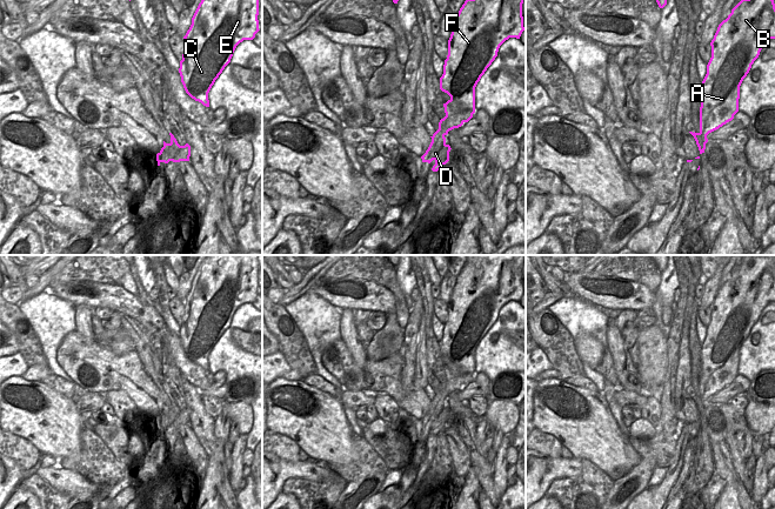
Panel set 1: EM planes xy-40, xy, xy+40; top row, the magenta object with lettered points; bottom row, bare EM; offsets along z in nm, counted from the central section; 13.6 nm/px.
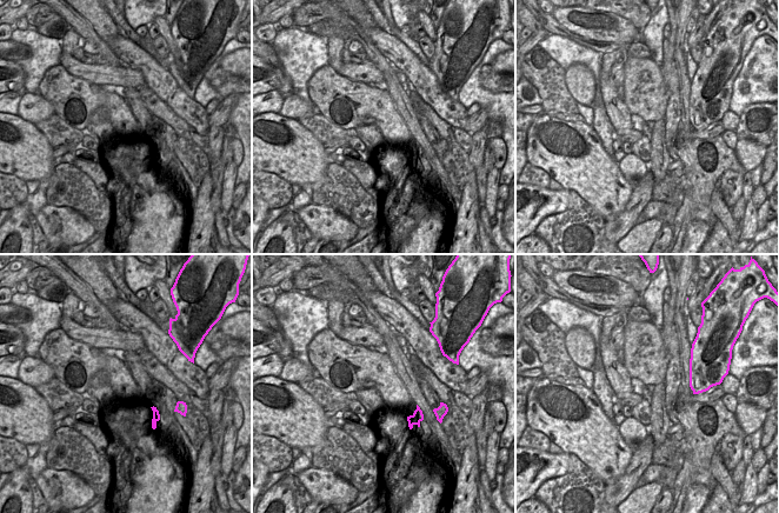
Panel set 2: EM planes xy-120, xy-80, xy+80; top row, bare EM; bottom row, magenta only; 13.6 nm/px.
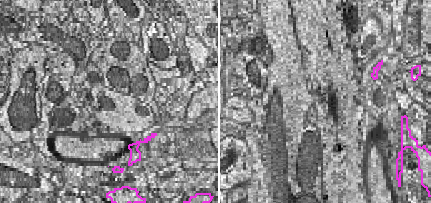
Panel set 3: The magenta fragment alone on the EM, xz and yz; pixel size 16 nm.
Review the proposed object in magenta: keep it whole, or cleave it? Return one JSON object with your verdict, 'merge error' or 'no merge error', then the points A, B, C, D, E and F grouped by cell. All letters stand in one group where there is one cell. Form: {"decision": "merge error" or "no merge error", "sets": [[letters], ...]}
{"decision": "no merge error", "sets": [["A", "B", "C", "D", "E", "F"]]}

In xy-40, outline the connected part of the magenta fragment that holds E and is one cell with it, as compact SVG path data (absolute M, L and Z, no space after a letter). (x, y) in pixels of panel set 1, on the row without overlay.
M207 256L192 281L179 336L186 356L206 370L208 356L236 309L260 294L258 256Z

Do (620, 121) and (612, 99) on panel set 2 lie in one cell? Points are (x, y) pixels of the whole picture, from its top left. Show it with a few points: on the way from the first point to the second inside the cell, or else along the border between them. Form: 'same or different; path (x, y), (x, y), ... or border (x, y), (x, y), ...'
same; path (619, 115), (613, 105)

